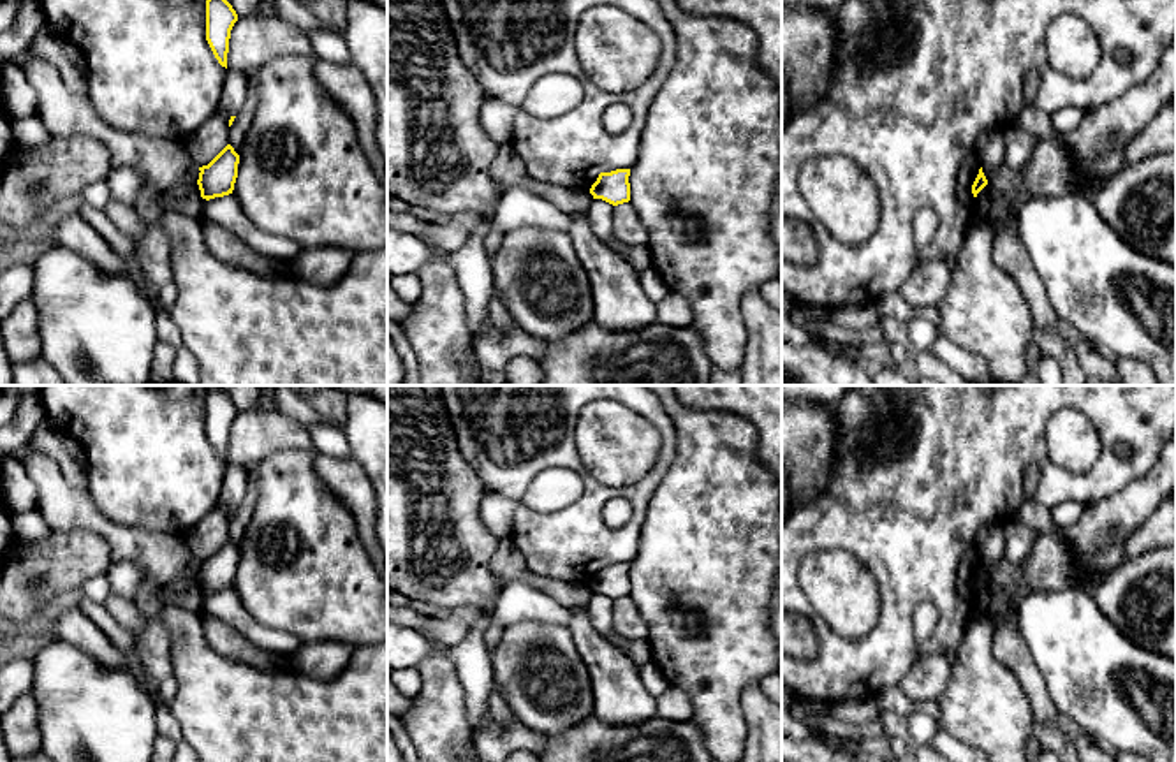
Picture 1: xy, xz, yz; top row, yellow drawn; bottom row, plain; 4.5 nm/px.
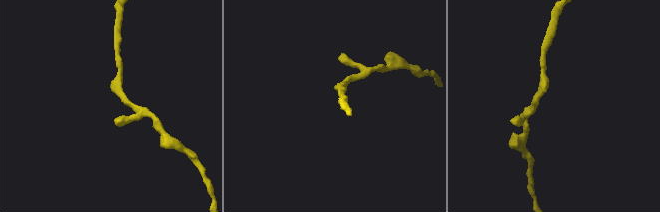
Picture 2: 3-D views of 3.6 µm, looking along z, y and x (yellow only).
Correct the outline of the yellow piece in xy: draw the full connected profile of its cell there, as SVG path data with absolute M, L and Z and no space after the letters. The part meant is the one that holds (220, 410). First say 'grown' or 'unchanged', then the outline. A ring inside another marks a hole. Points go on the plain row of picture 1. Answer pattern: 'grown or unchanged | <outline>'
unchanged | M208 385L206 435L222 461L227 463L229 433L238 408L220 385Z

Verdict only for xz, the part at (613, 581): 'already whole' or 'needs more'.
already whole

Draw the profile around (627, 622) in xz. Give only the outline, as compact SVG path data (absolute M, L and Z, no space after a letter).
M630 597L614 600L613 628L620 637L625 639L648 639L648 625Z

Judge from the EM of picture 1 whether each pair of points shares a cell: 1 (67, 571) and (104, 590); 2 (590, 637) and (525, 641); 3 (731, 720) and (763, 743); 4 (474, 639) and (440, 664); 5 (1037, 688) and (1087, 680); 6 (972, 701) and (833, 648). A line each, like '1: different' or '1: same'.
1: different
2: different
3: different
4: different
5: different
6: different

